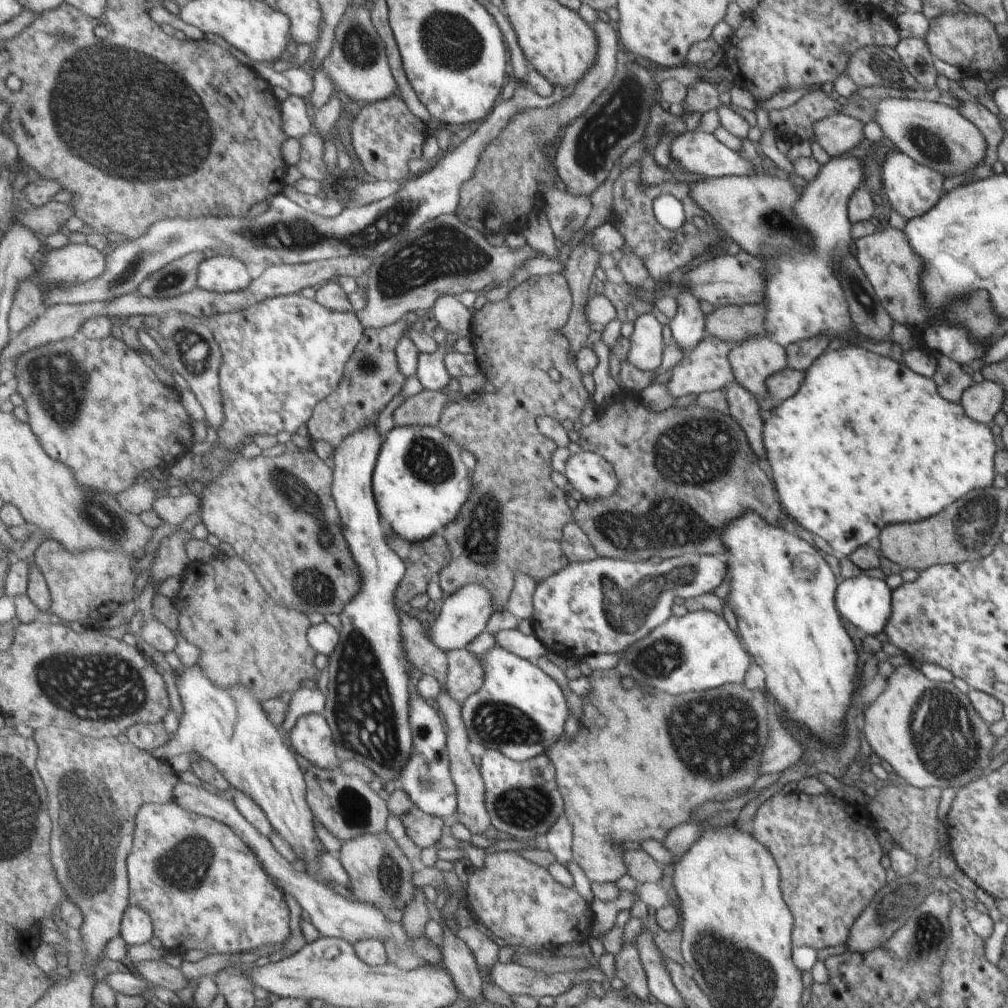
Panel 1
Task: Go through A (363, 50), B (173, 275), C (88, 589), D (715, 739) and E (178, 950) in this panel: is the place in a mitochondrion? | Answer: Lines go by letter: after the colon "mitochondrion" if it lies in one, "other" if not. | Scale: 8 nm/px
A: mitochondrion
B: mitochondrion
C: other
D: mitochondrion
E: other

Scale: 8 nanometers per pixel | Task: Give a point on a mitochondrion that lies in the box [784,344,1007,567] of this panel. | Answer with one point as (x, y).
(974, 520)

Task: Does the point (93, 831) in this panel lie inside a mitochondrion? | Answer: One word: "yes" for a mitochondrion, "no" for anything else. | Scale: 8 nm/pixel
yes

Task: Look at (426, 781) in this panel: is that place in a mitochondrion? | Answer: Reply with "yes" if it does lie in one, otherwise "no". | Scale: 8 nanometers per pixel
yes

